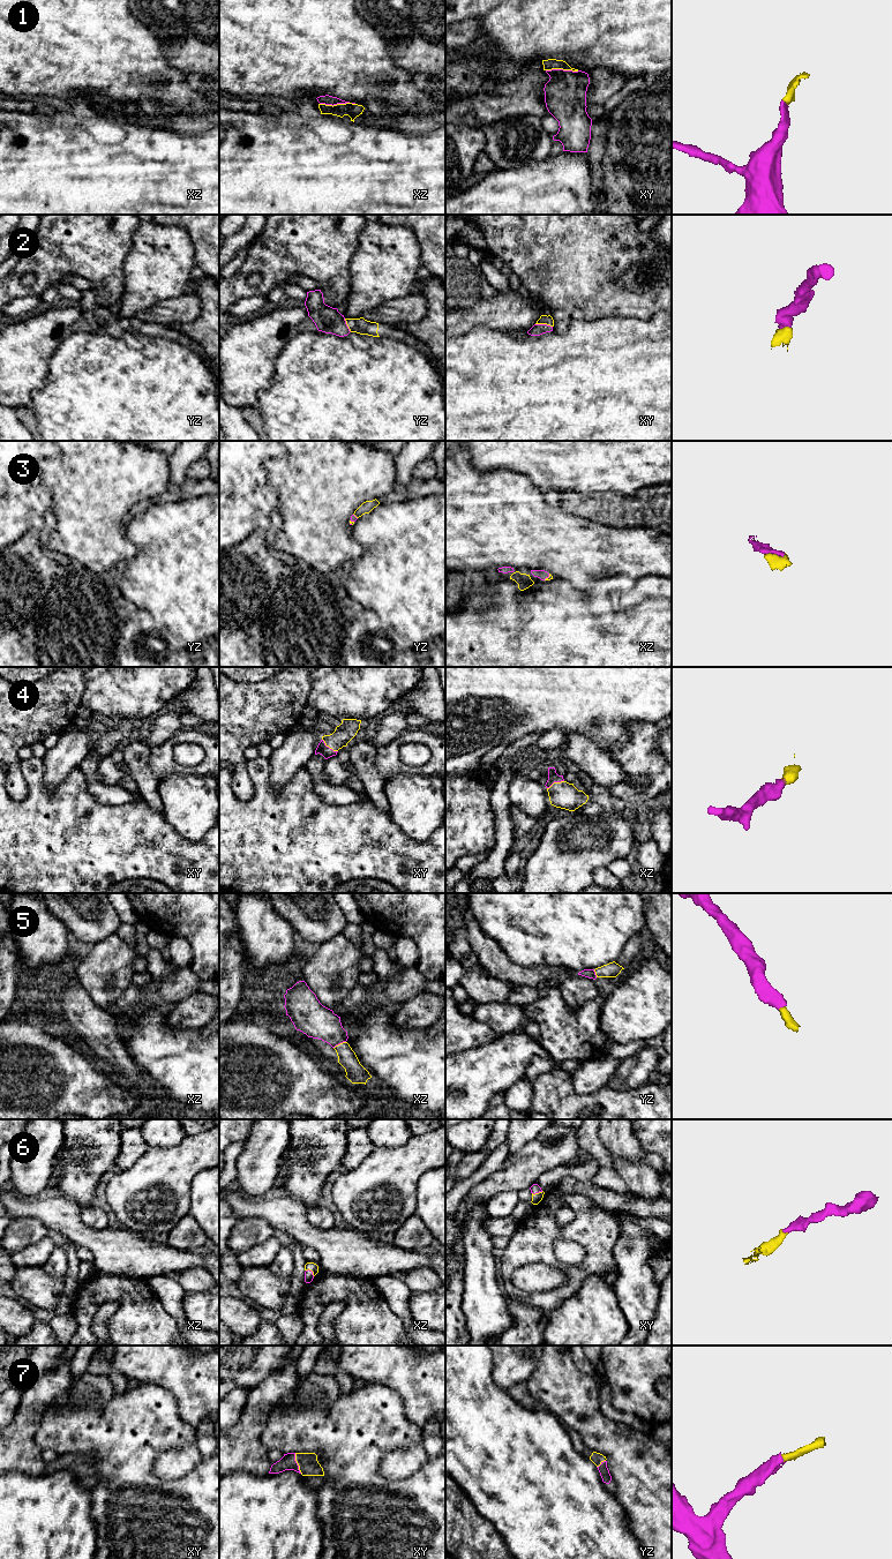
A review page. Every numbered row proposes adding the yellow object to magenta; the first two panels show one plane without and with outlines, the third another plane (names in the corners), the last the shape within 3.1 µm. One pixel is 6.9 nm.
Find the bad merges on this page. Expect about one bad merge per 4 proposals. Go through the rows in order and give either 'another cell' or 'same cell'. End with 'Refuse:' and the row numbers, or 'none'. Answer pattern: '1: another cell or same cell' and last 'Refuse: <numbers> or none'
1: same cell
2: same cell
3: same cell
4: same cell
5: same cell
6: same cell
7: same cell
Refuse: none

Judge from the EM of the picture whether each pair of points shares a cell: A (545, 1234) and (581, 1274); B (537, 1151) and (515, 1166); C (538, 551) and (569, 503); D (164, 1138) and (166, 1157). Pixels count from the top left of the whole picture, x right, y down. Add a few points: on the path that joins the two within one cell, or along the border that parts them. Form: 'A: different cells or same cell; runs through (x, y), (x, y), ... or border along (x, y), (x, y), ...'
A: same cell; runs through (545, 1248), (545, 1252), (556, 1264), (567, 1268)
B: same cell; runs through (531, 1156), (521, 1166)
C: different cells; border along (561, 507), (568, 512), (590, 521)
D: different cells; border along (186, 1134), (174, 1145), (149, 1147)

